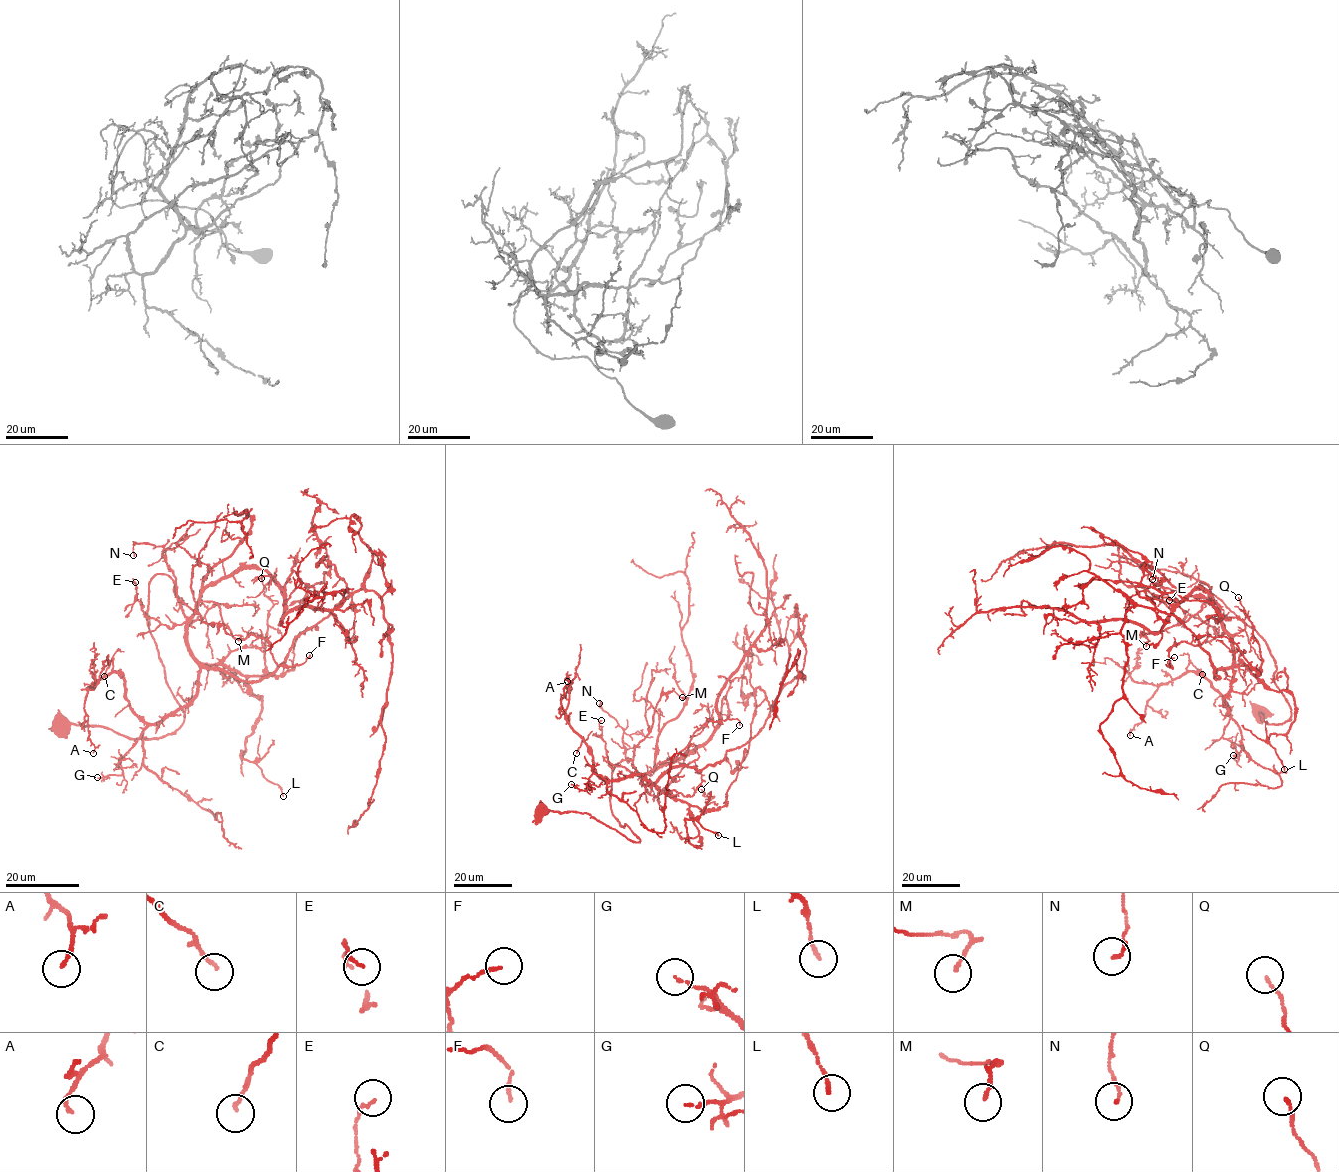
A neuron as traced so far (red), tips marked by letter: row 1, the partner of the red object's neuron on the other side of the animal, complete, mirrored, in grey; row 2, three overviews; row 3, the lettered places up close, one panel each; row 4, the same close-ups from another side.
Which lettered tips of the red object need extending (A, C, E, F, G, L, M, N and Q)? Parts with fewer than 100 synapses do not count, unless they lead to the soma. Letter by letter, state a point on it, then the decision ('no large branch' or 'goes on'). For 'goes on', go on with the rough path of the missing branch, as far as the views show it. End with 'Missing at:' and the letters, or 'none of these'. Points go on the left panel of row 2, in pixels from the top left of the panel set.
A: place (93, 753); no large branch
C: place (104, 676); no large branch
E: place (135, 582); no large branch
F: place (309, 655); no large branch
G: place (97, 777); no large branch
L: place (283, 796); no large branch
M: place (238, 641); no large branch
N: place (133, 555); no large branch
Q: place (261, 578); no large branch
Missing at: none of these

